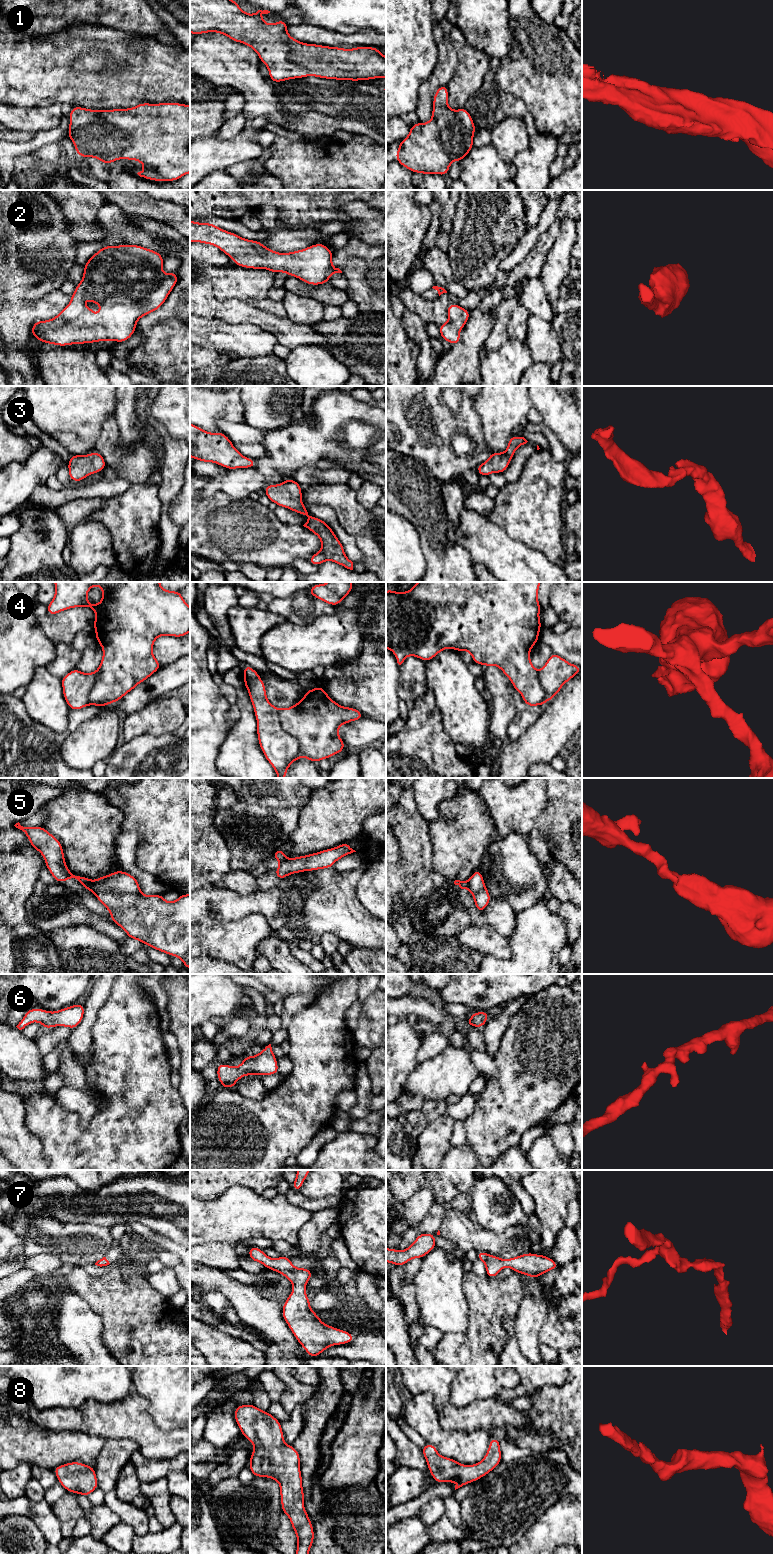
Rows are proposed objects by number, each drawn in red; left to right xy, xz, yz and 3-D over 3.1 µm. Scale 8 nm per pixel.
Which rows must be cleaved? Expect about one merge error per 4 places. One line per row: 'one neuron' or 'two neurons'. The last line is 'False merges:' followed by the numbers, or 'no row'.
1: one neuron
2: one neuron
3: one neuron
4: two neurons
5: two neurons
6: one neuron
7: one neuron
8: one neuron
False merges: 4, 5

